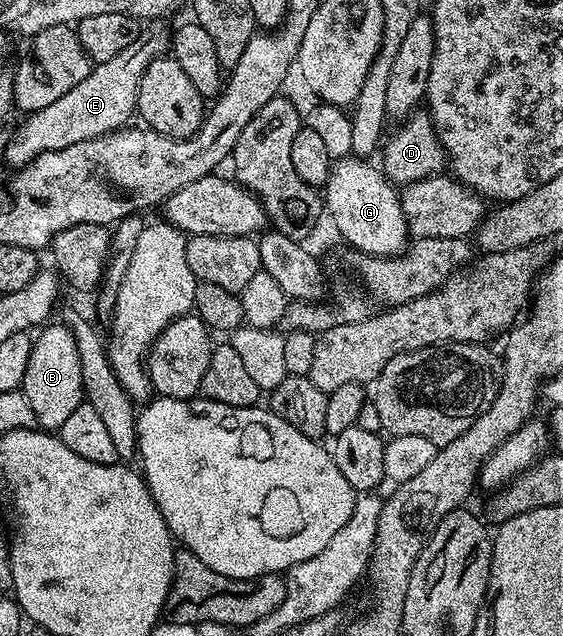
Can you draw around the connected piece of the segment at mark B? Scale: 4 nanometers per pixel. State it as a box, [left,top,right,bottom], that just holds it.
[20,323,84,430]

